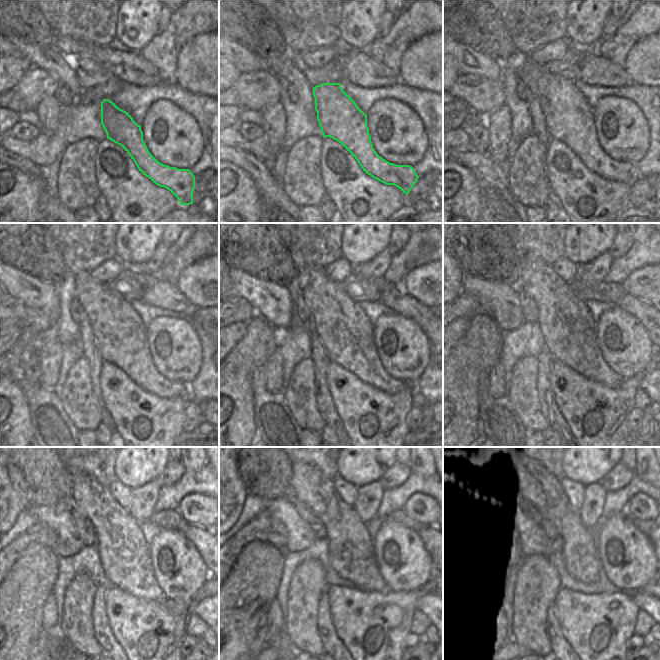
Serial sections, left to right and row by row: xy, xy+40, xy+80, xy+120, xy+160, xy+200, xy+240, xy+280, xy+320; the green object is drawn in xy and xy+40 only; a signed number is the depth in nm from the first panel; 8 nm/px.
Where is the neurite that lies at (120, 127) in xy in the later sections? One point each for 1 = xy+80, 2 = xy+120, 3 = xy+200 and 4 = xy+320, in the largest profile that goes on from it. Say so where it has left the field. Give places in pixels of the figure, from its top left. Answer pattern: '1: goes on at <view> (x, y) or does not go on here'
1: goes on at xy+80 (568, 117)
2: goes on at xy+120 (121, 337)
3: goes on at xy+200 (570, 333)
4: goes on at xy+320 (532, 483)

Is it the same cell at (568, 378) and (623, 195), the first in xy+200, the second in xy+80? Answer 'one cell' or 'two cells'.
one cell

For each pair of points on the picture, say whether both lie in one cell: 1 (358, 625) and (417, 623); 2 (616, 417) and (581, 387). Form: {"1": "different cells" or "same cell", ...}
{"1": "different cells", "2": "same cell"}

